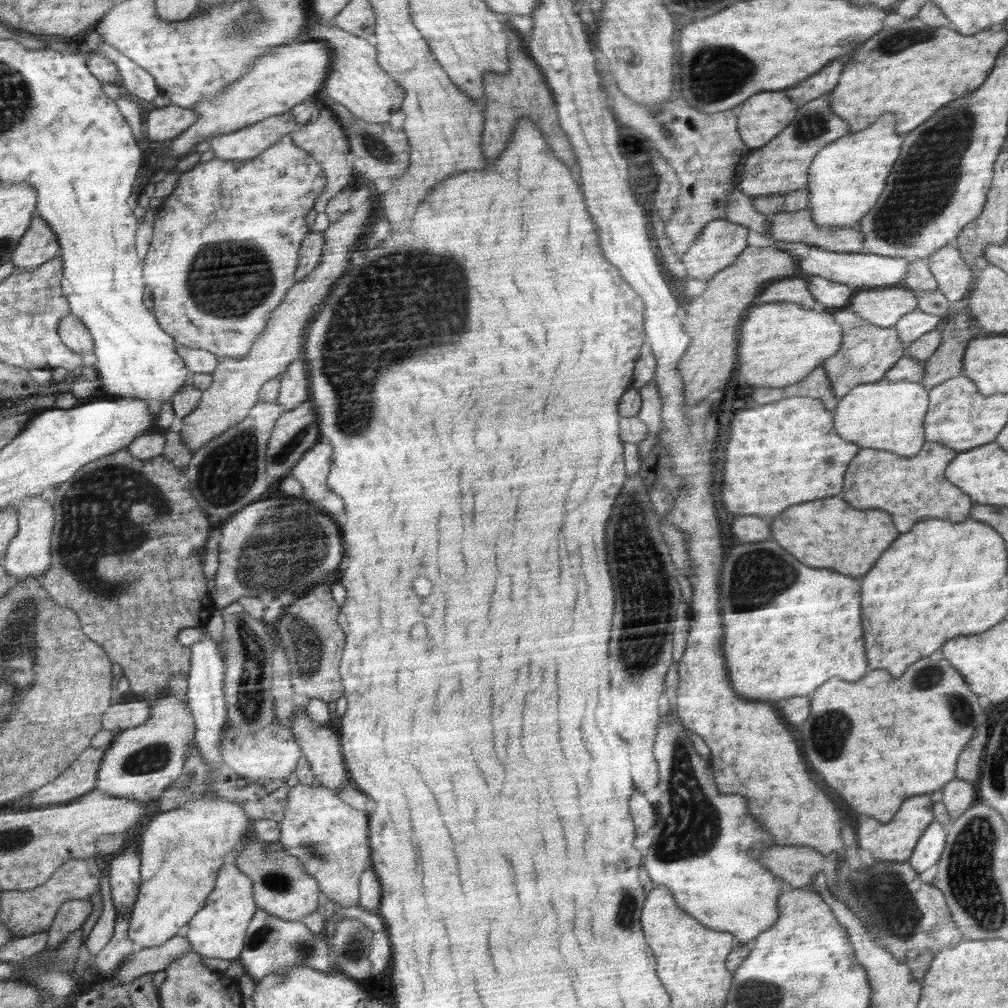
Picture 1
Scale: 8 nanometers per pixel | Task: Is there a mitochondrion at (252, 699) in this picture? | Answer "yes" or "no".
yes

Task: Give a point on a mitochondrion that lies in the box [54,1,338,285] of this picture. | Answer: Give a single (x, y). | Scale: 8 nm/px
(244, 33)

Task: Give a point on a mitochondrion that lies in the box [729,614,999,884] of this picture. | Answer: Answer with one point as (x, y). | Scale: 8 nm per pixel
(826, 740)

